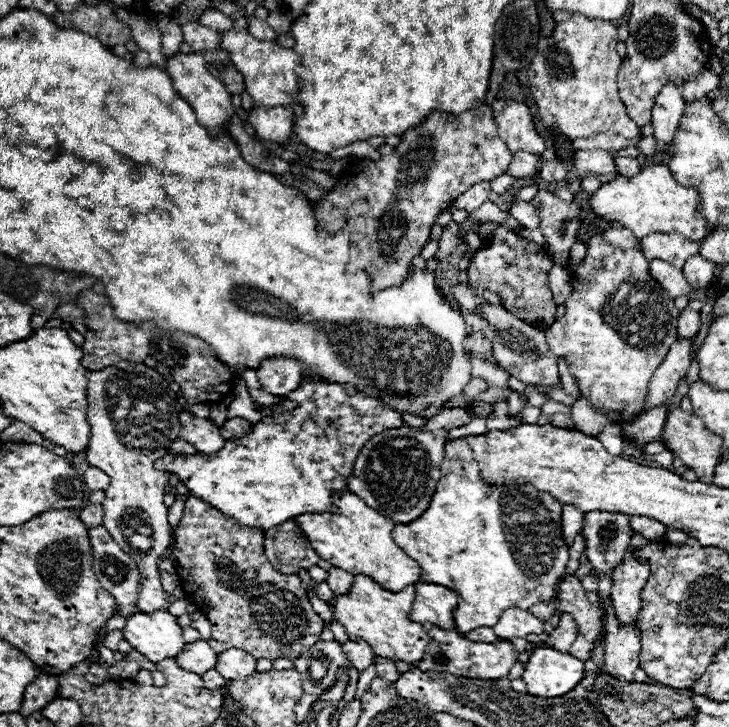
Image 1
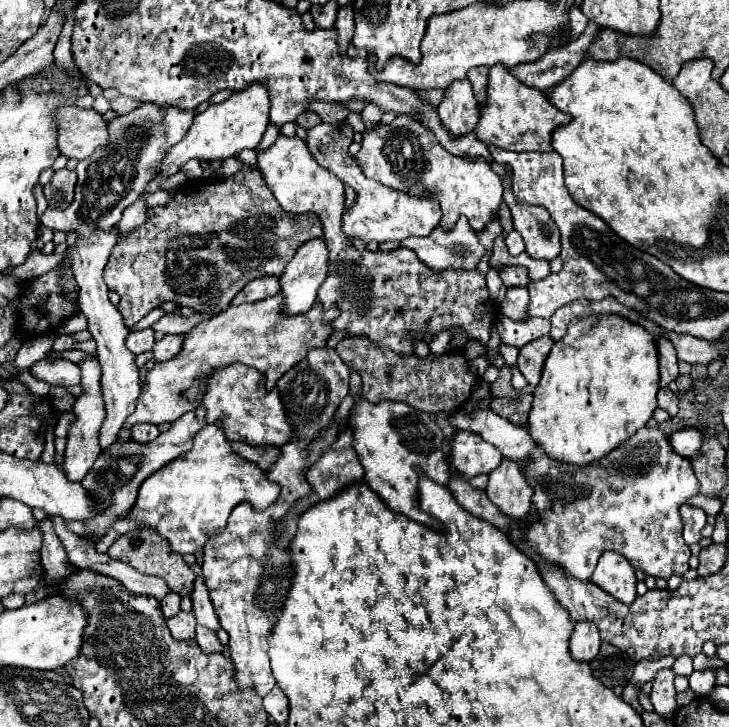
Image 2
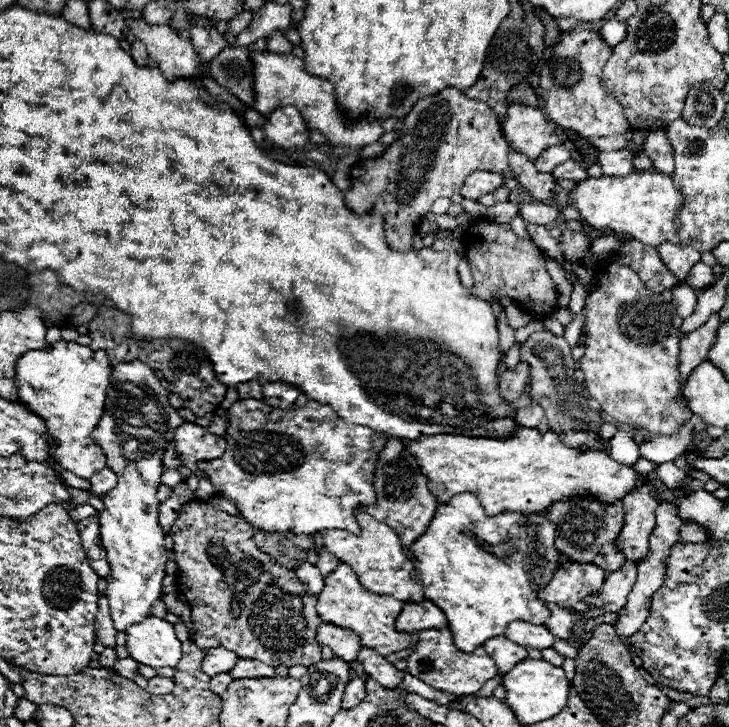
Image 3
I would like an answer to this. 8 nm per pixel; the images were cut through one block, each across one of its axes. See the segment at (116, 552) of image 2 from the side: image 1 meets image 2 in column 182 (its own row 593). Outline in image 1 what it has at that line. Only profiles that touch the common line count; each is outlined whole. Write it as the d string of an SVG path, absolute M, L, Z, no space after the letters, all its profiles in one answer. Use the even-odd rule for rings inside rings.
M570 576L570 578L566 578L562 584L560 584L560 598L558 598L558 604L556 606L550 606L550 602L542 602L542 604L536 604L536 606L532 606L530 608L530 612L536 616L536 618L540 618L540 620L550 620L552 618L552 614L556 614L556 612L560 612L560 614L572 614L574 616L574 620L576 620L576 624L578 624L578 628L580 628L580 632L578 632L578 638L574 640L574 644L572 644L572 650L570 650L570 654L572 656L576 656L578 660L590 660L590 652L596 648L596 642L602 638L602 634L604 634L604 608L602 608L602 604L600 604L600 598L598 598L598 594L596 592L586 592L584 588L582 588L582 582L576 578L576 576Z

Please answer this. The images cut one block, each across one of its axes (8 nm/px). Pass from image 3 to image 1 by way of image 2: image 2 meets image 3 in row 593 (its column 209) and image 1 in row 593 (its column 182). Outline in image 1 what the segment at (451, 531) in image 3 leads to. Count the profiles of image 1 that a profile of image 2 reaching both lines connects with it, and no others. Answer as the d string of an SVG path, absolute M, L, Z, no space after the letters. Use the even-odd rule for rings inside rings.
M448 440L442 460L442 478L428 510L410 524L396 524L396 544L420 564L422 580L436 582L452 588L458 596L458 608L454 608L454 628L458 634L472 632L476 628L490 628L498 622L506 608L528 610L534 604L548 602L554 596L554 586L566 570L568 546L562 536L562 504L550 494L538 492L534 486L524 488L496 488L486 486L478 464L472 460L466 440Z

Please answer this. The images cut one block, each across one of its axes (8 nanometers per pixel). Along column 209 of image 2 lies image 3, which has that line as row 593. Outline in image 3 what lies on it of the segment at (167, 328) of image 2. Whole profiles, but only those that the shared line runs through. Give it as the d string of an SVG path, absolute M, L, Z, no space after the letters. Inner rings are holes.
M306 562L306 564L298 566L294 572L296 572L296 576L300 578L300 582L306 584L308 592L312 592L312 594L316 594L316 596L318 596L318 592L322 592L322 588L324 588L324 578L322 578L320 570L318 570L314 564Z

